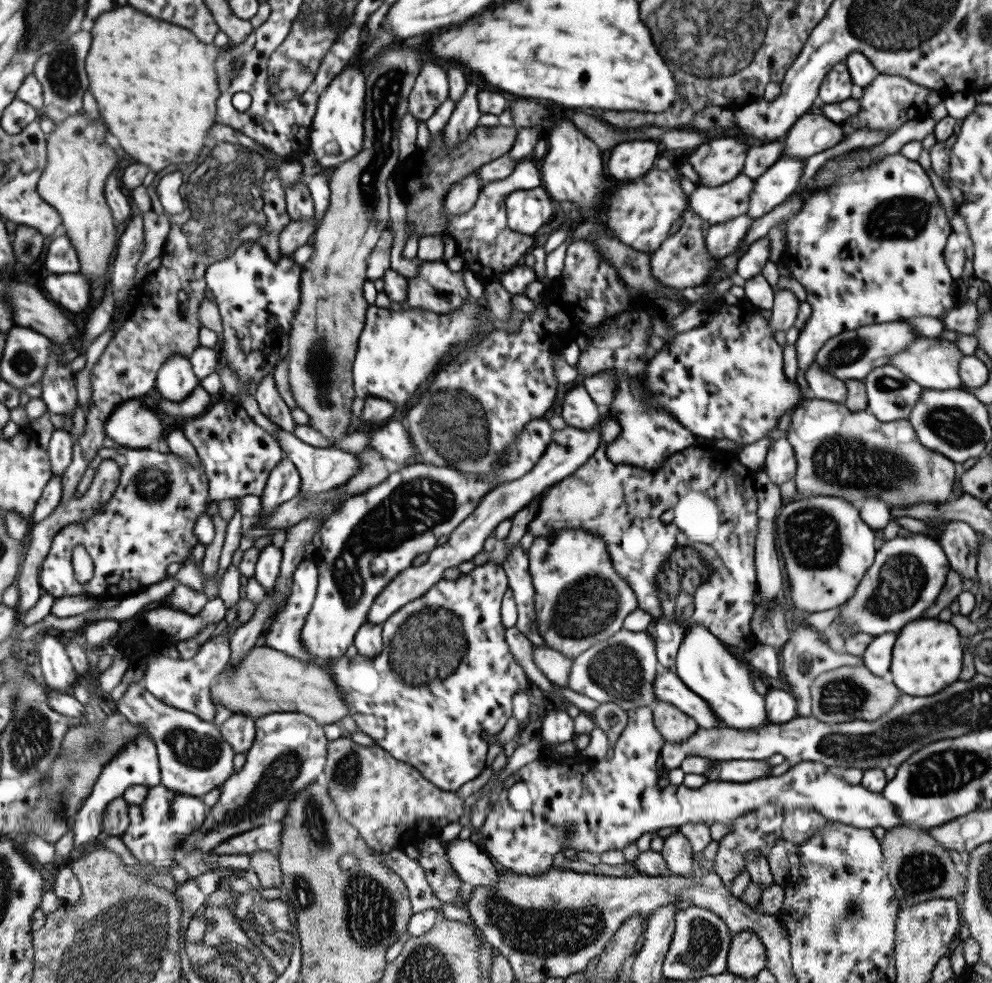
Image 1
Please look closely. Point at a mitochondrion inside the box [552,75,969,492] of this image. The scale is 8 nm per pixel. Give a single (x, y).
(904, 216)

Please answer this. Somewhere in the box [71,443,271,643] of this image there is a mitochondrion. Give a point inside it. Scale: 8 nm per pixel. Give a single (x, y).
(148, 486)

